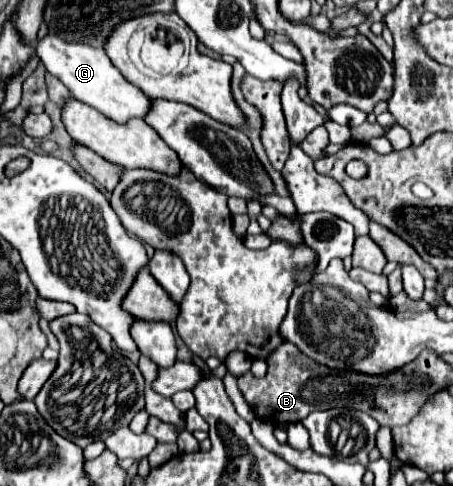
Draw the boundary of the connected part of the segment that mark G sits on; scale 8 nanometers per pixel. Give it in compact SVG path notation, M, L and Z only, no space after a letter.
M47 34L37 42L37 56L45 64L47 72L57 76L69 88L73 98L93 106L119 124L127 122L129 118L143 118L151 108L151 100L137 86L123 78L123 74L107 58L105 50L83 42L67 42L55 34Z

